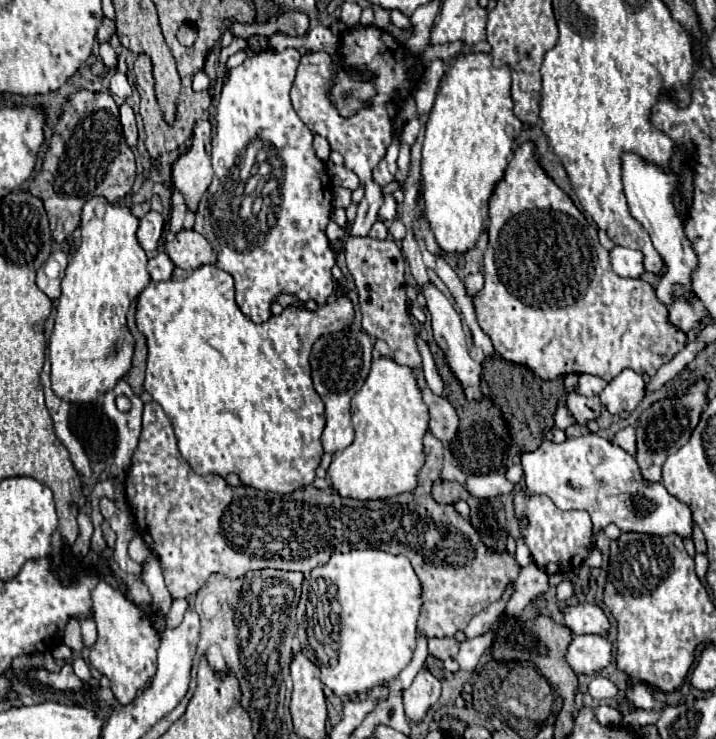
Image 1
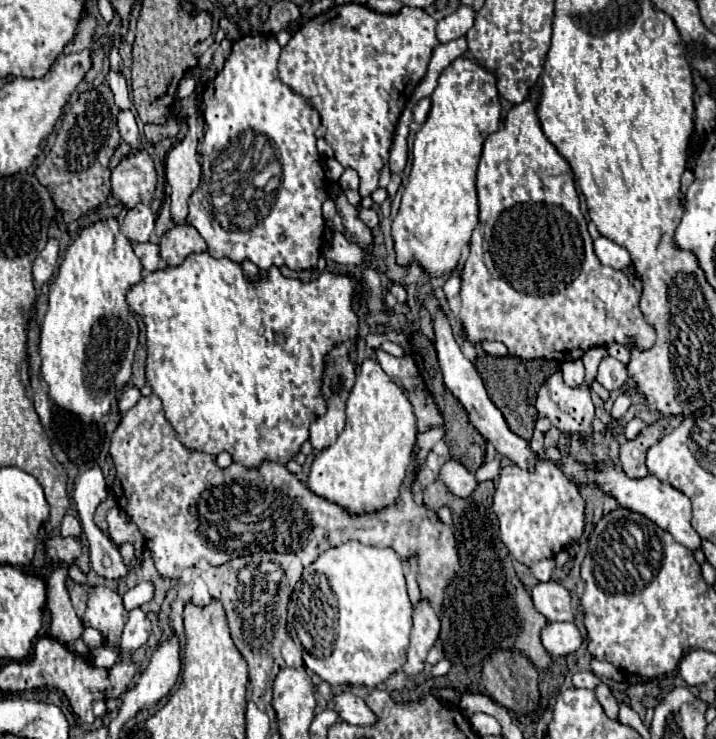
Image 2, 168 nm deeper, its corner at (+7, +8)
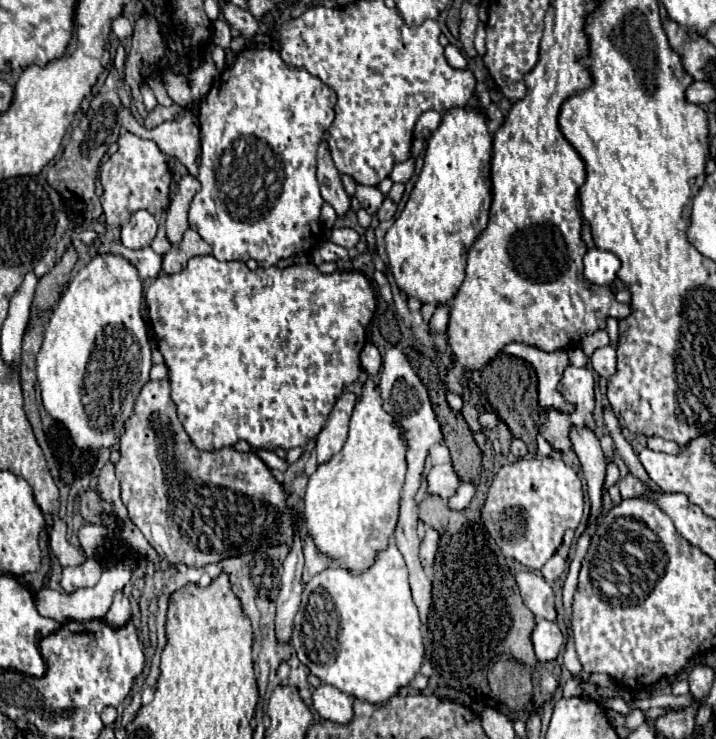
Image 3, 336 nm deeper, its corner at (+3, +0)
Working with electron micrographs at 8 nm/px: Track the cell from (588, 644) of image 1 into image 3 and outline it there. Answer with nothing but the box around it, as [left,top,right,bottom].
[532,620,566,662]

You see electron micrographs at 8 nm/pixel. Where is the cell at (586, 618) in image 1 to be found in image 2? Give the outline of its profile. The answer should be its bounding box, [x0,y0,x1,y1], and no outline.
[530,582,572,622]

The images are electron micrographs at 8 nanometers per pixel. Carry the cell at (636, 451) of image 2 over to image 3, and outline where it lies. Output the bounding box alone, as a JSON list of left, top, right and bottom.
[620,474,646,498]

